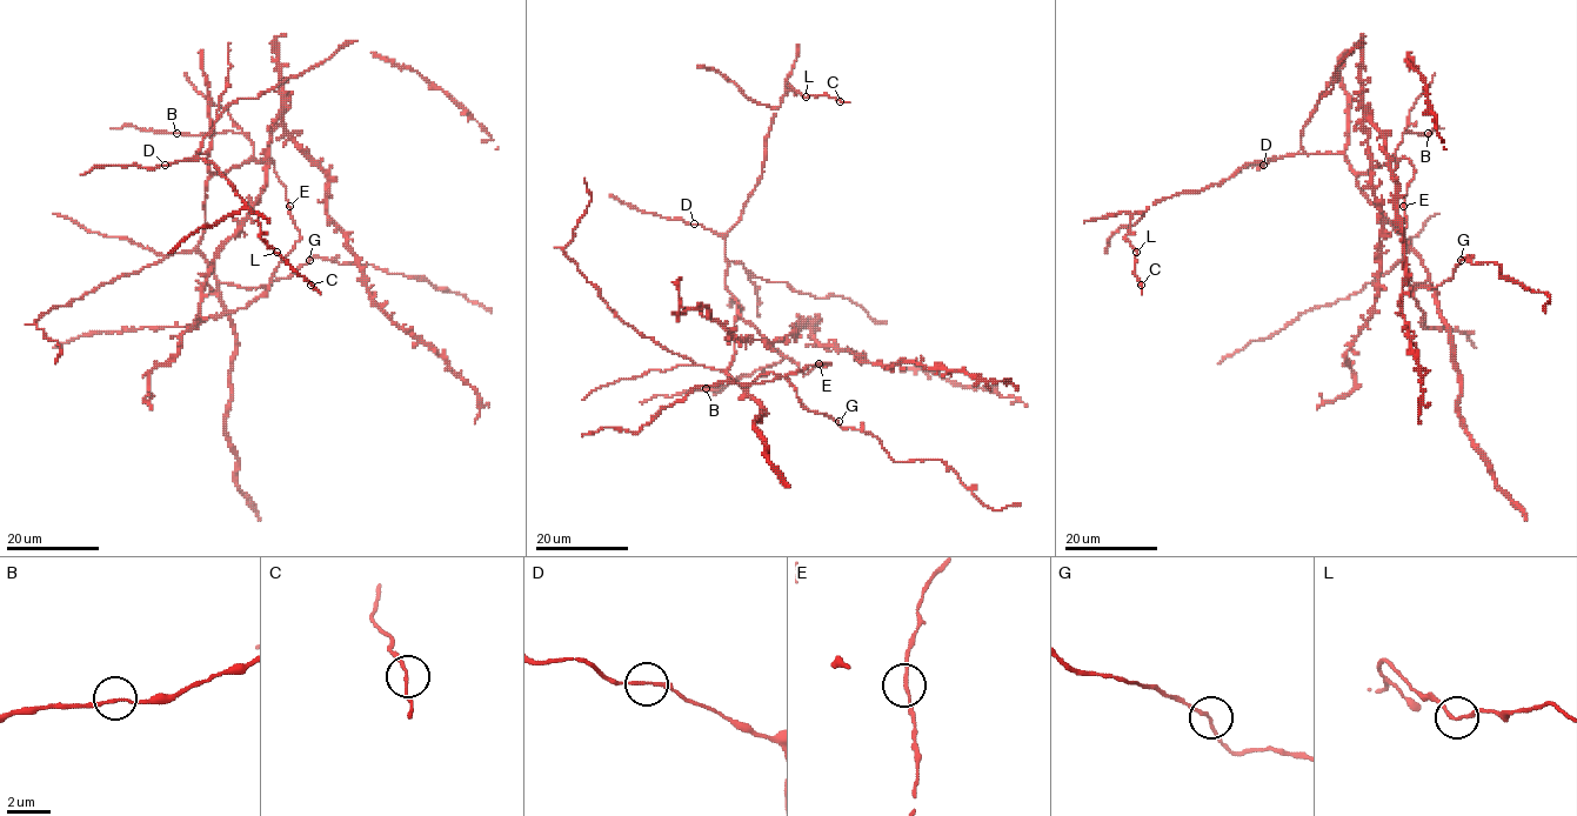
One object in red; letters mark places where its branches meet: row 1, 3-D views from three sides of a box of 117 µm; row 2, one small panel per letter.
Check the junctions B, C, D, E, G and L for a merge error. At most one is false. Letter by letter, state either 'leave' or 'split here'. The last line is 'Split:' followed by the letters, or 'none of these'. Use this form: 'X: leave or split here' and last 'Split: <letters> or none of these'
B: leave
C: leave
D: leave
E: leave
G: leave
L: leave
Split: none of these

